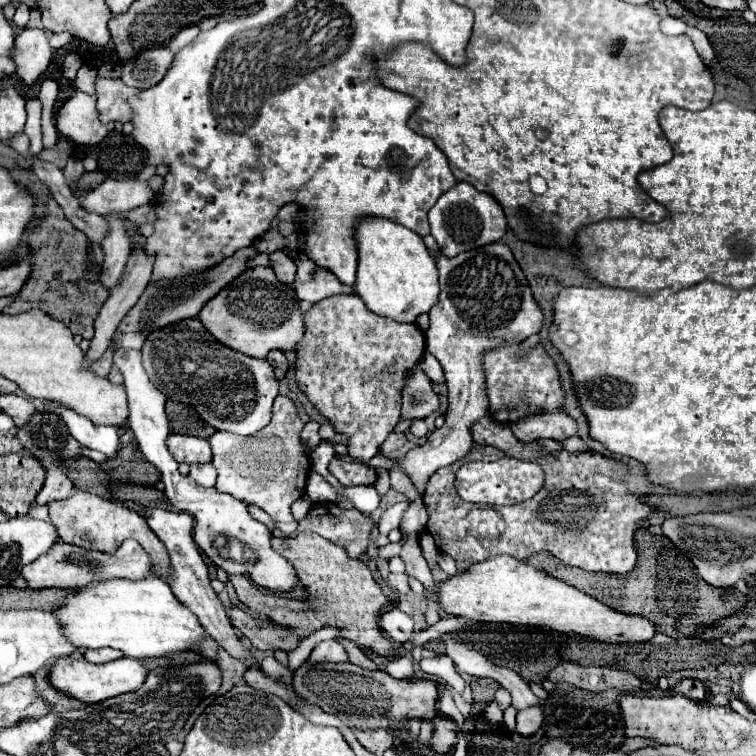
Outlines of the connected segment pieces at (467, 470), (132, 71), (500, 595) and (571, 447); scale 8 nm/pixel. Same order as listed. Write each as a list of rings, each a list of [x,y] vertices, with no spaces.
[[[511,456],[501,458],[501,462],[471,462],[459,468],[455,488],[465,502],[475,504],[519,504],[533,498],[543,486],[543,470],[535,462],[523,462]]]
[[[167,46],[161,48],[149,48],[141,52],[137,58],[123,64],[121,80],[127,86],[135,86],[139,90],[151,88],[159,84],[159,80],[167,74],[167,68],[171,66],[171,60],[175,58],[175,52]]]
[[[511,556],[489,558],[473,564],[463,574],[443,580],[437,590],[437,602],[447,614],[465,616],[475,622],[535,626],[561,634],[577,634],[599,642],[649,642],[655,634],[655,626],[647,618],[615,612],[581,590]]]
[[[573,436],[570,438],[565,438],[558,443],[565,448],[565,450],[569,450],[569,452],[587,452],[587,448],[583,446],[583,442],[581,442],[581,438],[577,438],[577,436]]]

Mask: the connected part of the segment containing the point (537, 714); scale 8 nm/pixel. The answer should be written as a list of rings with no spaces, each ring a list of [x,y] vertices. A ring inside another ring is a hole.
[[[527,708],[527,710],[521,710],[517,714],[517,734],[521,736],[533,736],[539,728],[541,728],[541,722],[543,722],[543,716],[541,716],[541,710],[539,708]]]

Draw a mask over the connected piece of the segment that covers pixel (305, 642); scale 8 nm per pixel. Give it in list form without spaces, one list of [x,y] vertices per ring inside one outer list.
[[[327,627],[313,632],[306,639],[303,639],[300,645],[288,653],[288,668],[295,671],[309,657],[312,649],[323,640],[335,639],[340,630],[335,627]]]

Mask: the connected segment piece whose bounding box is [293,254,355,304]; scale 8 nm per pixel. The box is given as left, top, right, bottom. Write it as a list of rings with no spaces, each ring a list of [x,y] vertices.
[[[303,254],[297,256],[295,264],[297,264],[297,278],[293,282],[293,288],[295,288],[299,300],[305,300],[305,302],[315,304],[315,302],[319,302],[323,298],[329,298],[329,296],[353,294],[355,292],[353,286],[341,284],[335,274],[331,274],[325,268],[315,266]]]

